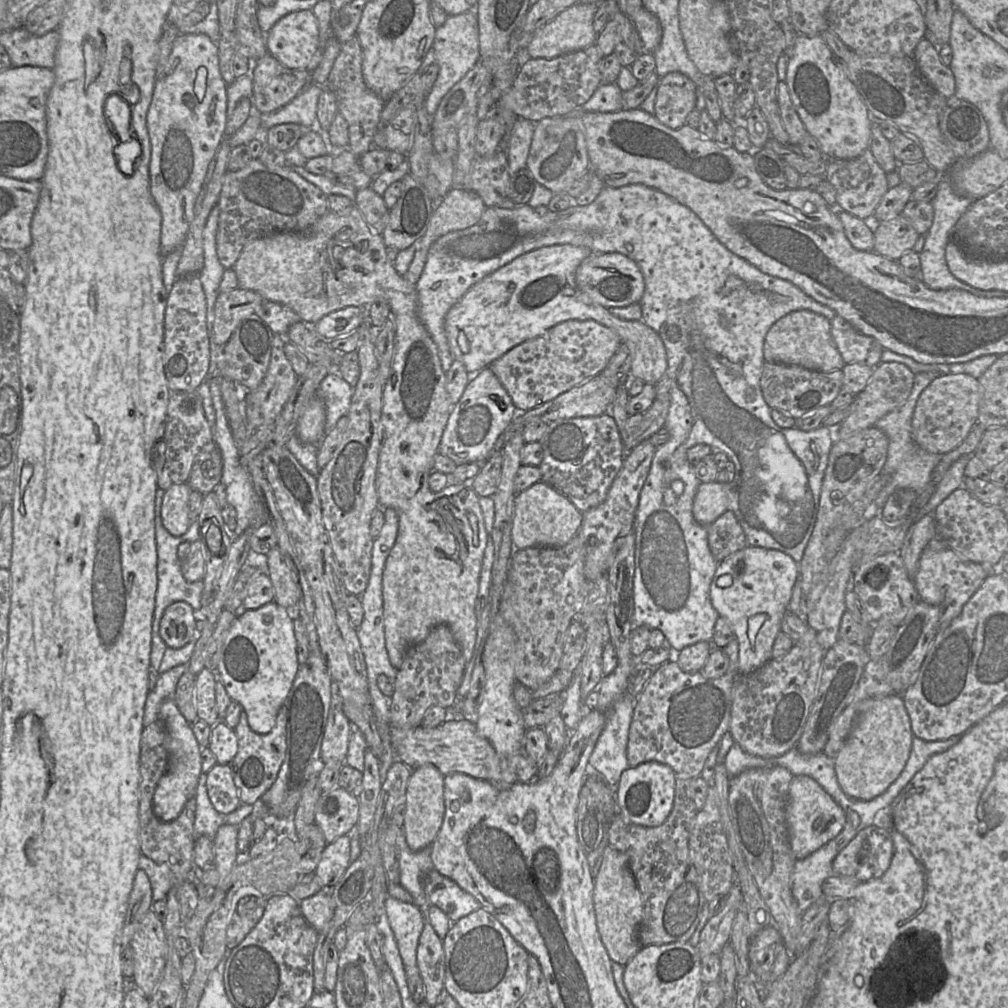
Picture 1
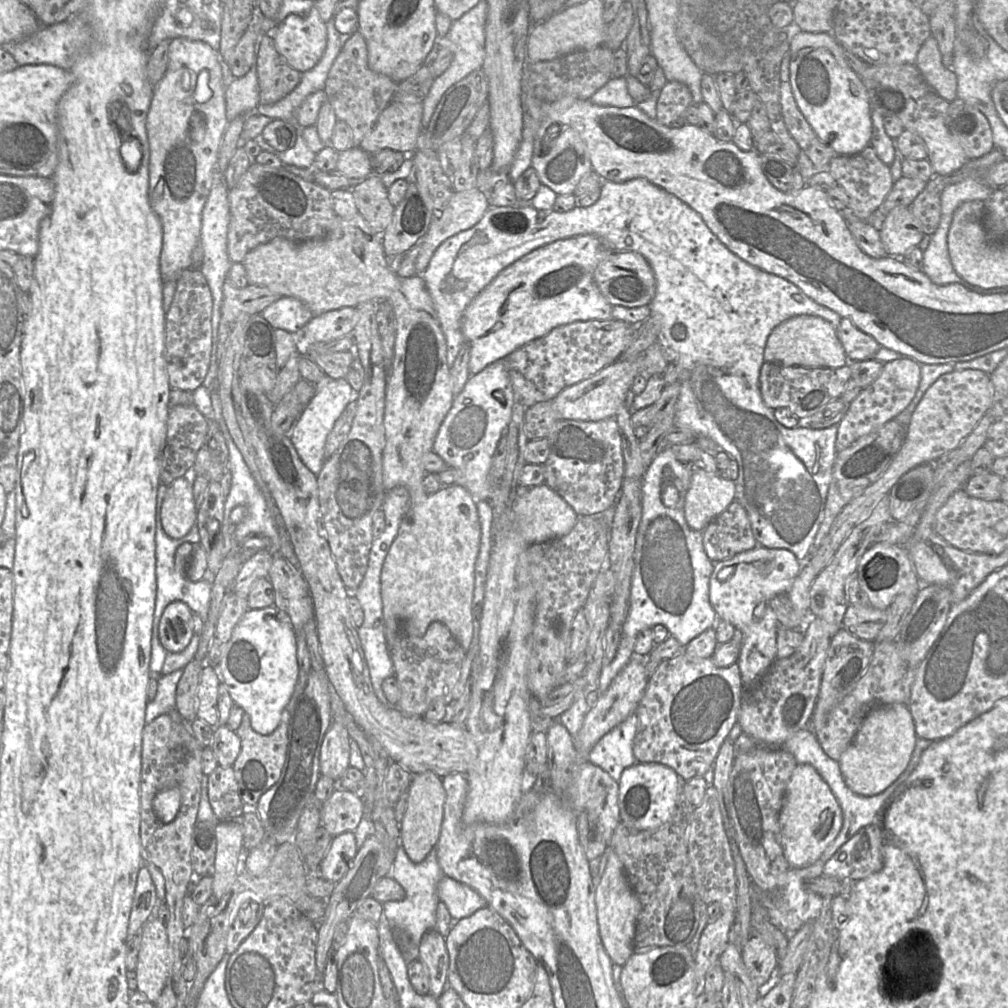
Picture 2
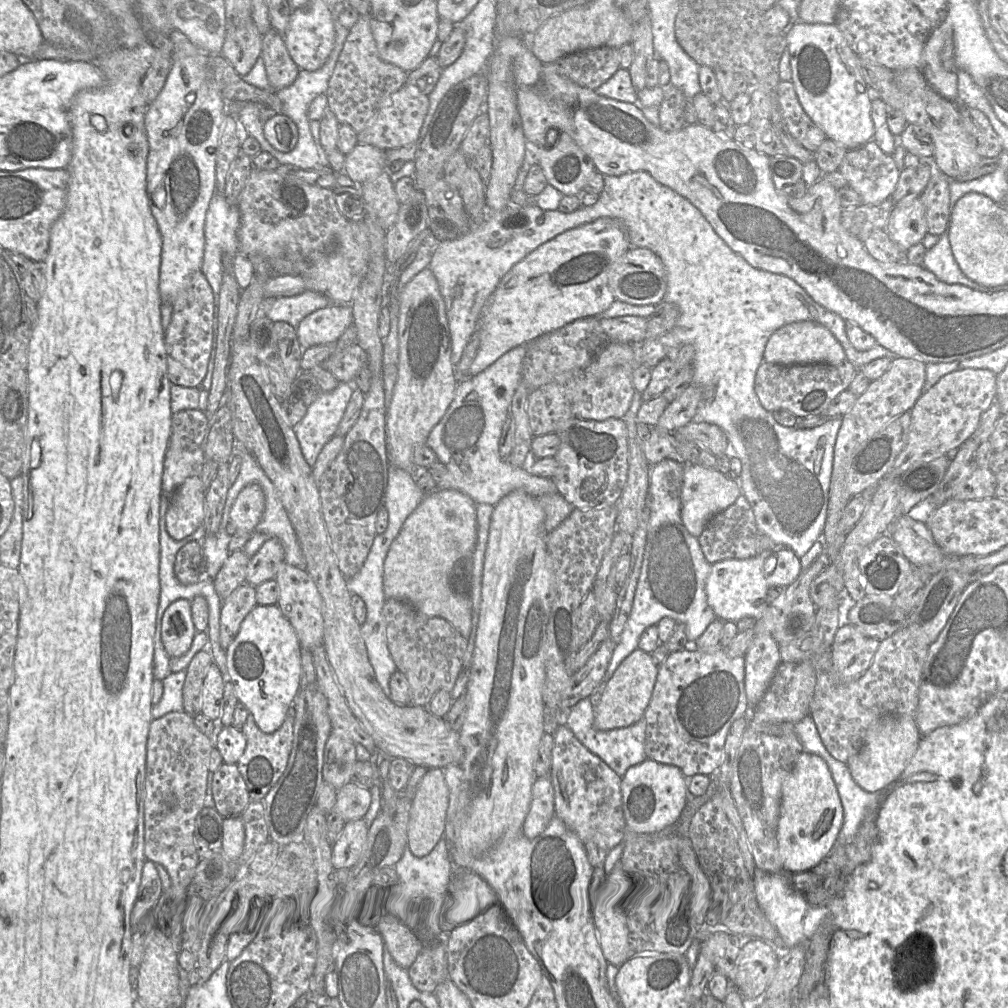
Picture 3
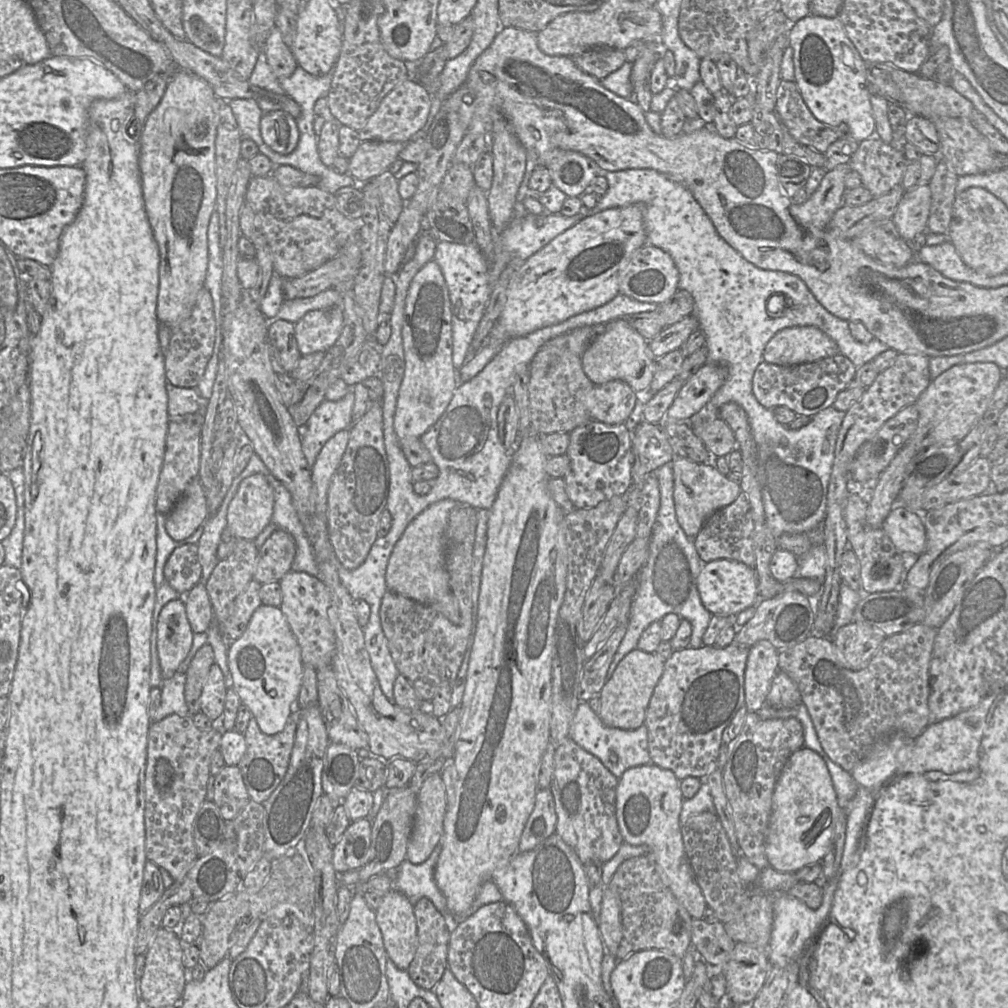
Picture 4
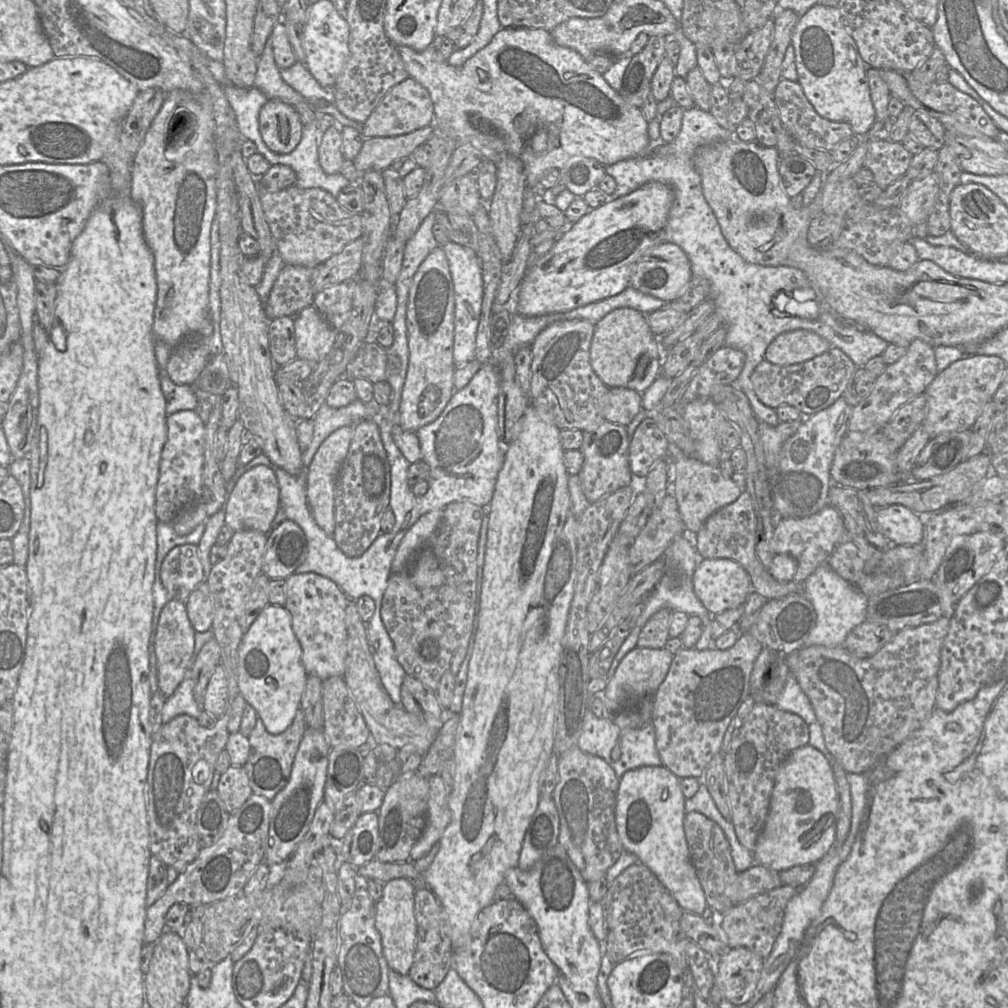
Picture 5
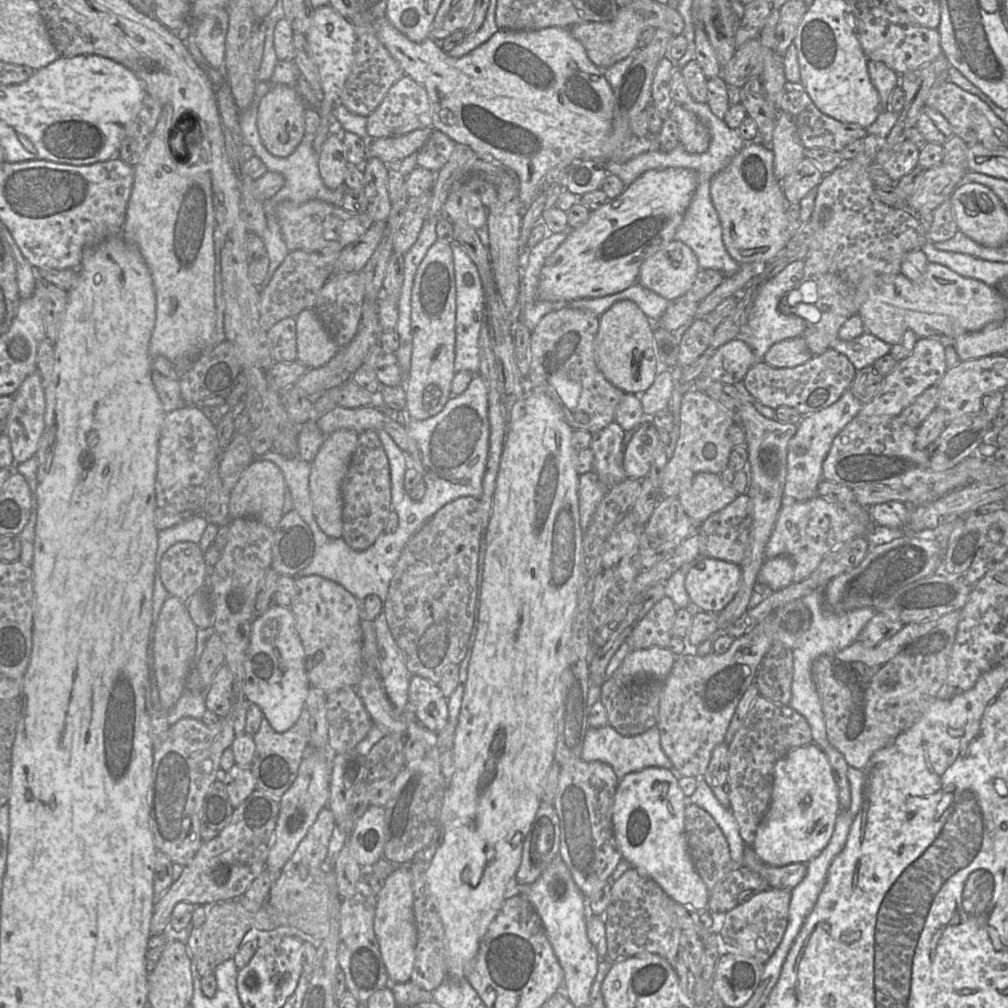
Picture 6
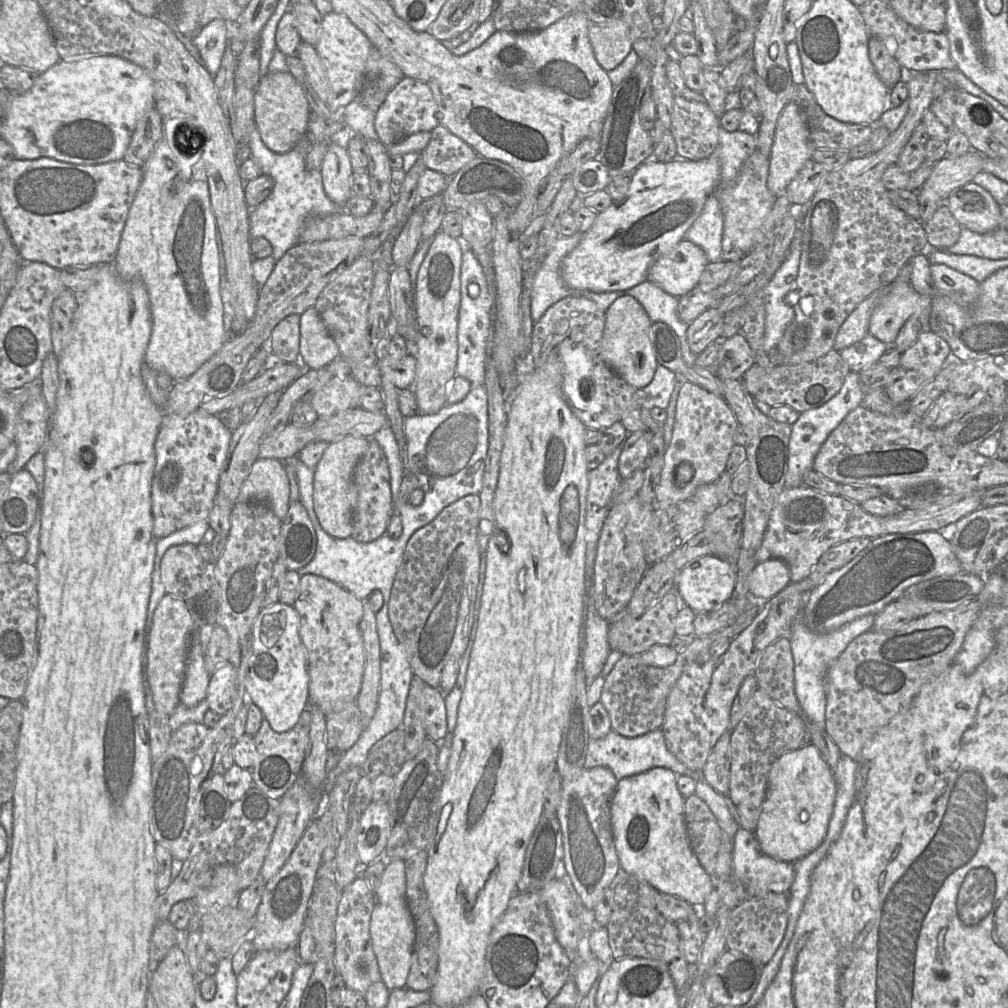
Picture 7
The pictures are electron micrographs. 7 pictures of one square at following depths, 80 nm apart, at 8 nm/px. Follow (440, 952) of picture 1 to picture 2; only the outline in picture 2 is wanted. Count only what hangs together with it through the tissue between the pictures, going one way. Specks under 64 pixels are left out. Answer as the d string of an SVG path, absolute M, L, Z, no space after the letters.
M429 930L422 936L418 950L418 960L429 976L429 994L437 999L447 987L449 955L445 938L436 930Z

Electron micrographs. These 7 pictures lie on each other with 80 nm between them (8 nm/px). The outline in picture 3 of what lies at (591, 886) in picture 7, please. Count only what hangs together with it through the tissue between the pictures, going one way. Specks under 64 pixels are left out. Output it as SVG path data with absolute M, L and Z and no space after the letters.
M560 725L553 737L550 780L554 789L555 815L583 843L594 842L609 852L622 843L627 830L620 788L622 777L584 747L566 725Z

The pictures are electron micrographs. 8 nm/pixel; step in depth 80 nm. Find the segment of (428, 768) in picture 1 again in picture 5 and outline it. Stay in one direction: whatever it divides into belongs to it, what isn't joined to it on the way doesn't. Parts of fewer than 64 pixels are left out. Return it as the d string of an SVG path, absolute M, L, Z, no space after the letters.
M439 774L429 777L427 821L421 837L411 849L411 861L424 857L440 841L450 820L448 795L449 790Z

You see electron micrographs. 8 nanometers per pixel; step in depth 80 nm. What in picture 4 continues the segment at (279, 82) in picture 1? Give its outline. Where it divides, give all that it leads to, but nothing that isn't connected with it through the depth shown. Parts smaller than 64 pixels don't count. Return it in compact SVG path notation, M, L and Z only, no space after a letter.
M277 27L271 30L263 50L267 62L277 78L291 76L298 66L291 49L284 43L282 34Z

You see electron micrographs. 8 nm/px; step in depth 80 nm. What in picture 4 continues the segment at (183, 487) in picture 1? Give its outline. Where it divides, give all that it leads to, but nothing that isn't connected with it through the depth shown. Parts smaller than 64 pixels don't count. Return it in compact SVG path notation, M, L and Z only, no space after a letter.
M199 478L194 479L166 518L166 531L176 541L190 537L208 518L207 499Z

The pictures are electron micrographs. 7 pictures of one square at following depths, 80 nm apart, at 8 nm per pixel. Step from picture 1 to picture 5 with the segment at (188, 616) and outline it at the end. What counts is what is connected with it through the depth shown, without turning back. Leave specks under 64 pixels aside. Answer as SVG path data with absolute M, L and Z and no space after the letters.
M168 601L161 610L154 641L158 690L166 698L174 693L186 676L189 676L189 661L194 651L195 633L187 615L185 601Z

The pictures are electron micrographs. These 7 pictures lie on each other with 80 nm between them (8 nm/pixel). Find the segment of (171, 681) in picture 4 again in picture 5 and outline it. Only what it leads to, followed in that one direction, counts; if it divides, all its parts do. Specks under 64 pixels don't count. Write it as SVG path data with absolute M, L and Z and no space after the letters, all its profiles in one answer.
M186 676L174 693L165 699L162 708L162 723L168 723L181 714L198 718L202 711L201 703L194 699L193 680Z

